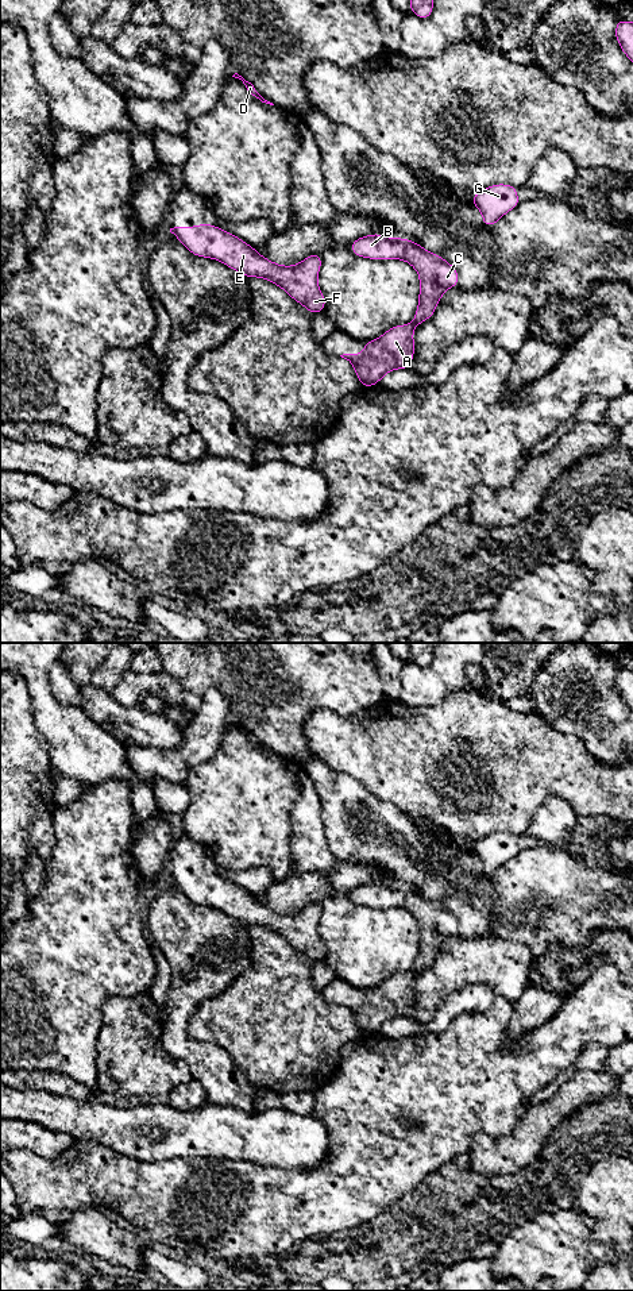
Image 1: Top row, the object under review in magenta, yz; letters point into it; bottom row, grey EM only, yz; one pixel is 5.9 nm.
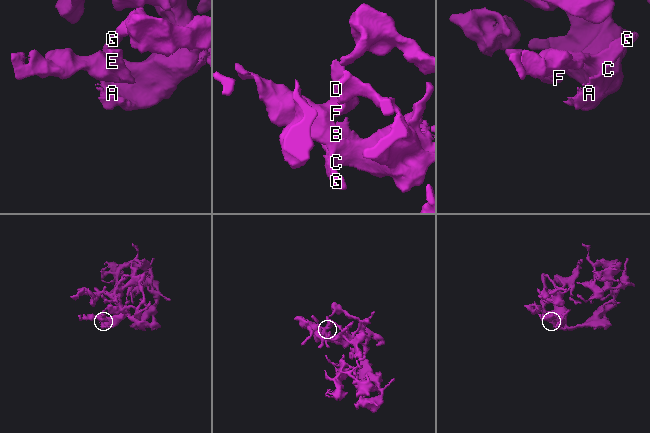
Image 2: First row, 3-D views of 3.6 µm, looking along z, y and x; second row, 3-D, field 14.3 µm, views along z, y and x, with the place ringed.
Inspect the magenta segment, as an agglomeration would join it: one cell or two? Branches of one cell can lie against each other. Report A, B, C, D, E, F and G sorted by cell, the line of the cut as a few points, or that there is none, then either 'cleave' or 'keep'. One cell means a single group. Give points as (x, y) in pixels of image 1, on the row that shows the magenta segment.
A B C D E F G | no cut | keep

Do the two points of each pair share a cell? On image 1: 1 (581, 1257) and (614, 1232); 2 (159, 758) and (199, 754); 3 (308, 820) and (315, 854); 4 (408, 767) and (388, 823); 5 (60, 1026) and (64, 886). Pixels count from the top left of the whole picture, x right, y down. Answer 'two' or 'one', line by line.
1: two
2: one
3: one
4: two
5: one

